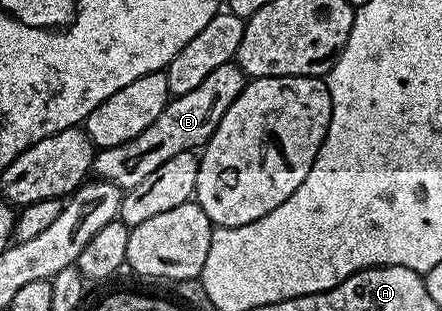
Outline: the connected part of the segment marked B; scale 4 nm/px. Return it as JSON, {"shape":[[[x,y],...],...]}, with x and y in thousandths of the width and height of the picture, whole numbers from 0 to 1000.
{"shape":[[[523,196],[498,209],[498,222],[480,222],[480,235],[471,235],[471,248],[443,273],[443,286],[391,309],[362,376],[353,376],[353,389],[344,389],[344,402],[335,402],[335,415],[326,415],[326,428],[310,434],[296,460],[229,476],[213,502],[210,559],[238,588],[292,608],[317,595],[335,556],[362,543],[362,531],[398,505],[398,492],[446,489],[464,473],[489,402],[498,402],[498,376],[516,363],[516,338],[543,312],[559,264],[561,248],[536,199]]]}

